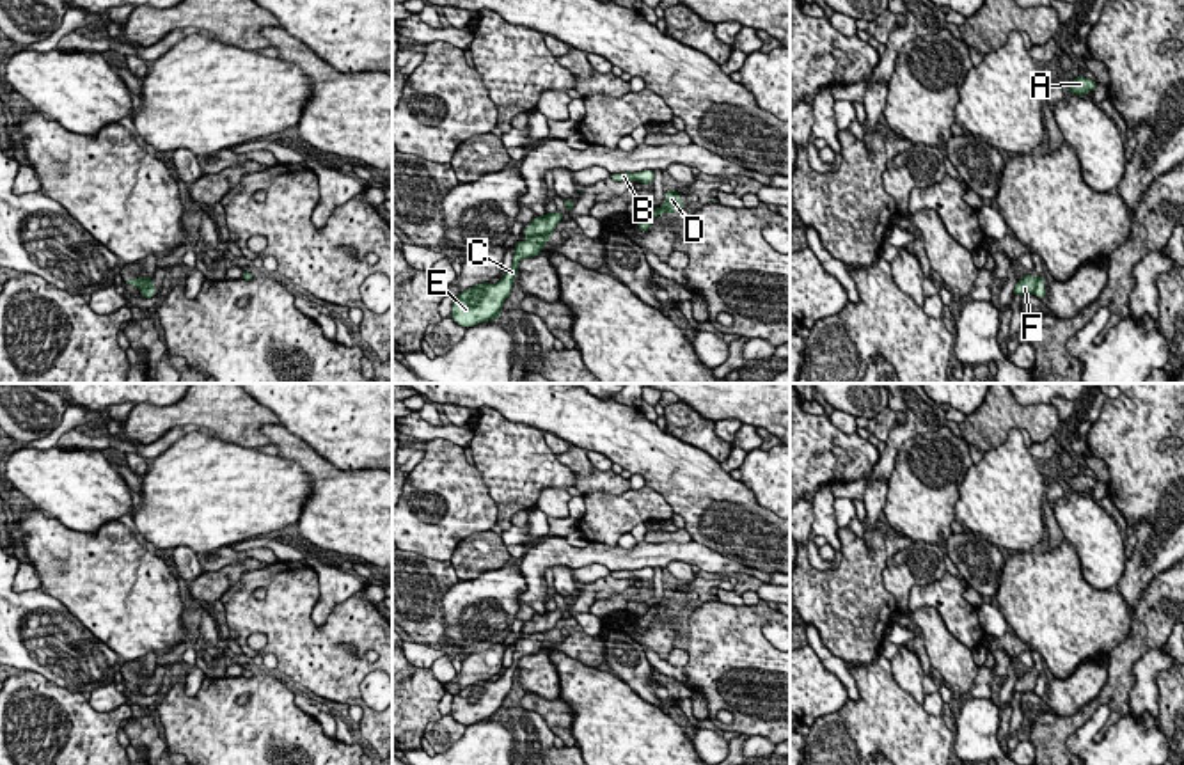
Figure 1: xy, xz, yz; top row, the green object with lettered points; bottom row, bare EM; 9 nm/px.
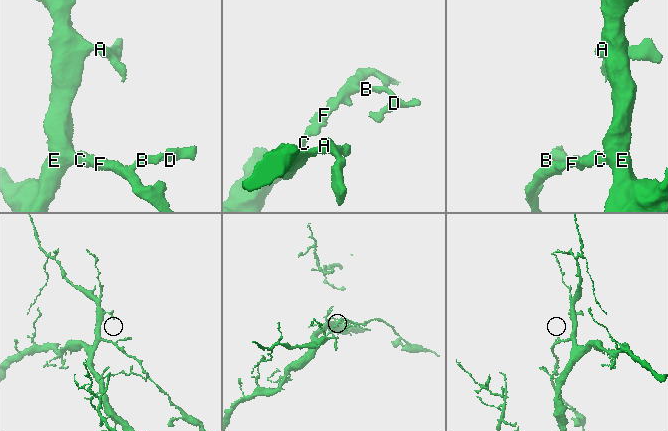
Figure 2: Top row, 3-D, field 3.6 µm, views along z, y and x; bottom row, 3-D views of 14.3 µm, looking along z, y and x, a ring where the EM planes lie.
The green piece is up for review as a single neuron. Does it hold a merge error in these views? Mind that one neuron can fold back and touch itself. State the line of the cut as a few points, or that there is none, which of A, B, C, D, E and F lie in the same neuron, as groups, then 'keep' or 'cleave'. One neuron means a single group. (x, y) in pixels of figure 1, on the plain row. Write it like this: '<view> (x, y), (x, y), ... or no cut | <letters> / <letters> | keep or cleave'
no cut | A B C D E F | keep

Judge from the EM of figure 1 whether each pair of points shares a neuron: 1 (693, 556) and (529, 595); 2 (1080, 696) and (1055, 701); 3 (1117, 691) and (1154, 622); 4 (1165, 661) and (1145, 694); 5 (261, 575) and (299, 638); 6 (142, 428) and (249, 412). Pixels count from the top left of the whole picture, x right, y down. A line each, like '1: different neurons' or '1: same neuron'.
1: same neuron
2: same neuron
3: same neuron
4: same neuron
5: same neuron
6: same neuron

